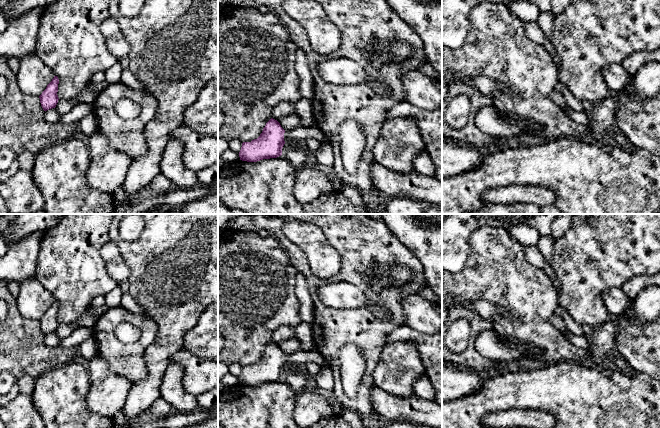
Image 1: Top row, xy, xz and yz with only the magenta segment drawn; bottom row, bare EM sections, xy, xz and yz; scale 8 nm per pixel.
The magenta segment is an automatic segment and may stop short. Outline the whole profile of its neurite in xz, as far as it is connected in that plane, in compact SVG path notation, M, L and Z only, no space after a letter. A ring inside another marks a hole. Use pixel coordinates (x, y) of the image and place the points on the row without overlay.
M271 342L257 363L242 367L239 381L240 384L247 386L277 382L282 379L282 372L288 364L295 363L304 366L308 362L321 366L325 360L315 348L285 355L277 344Z

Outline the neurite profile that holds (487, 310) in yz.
M477 300L473 303L473 308L479 315L485 319L491 320L498 315L498 308L491 302L485 300Z

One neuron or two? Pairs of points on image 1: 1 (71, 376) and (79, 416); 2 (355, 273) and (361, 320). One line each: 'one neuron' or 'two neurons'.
1: one neuron
2: one neuron

